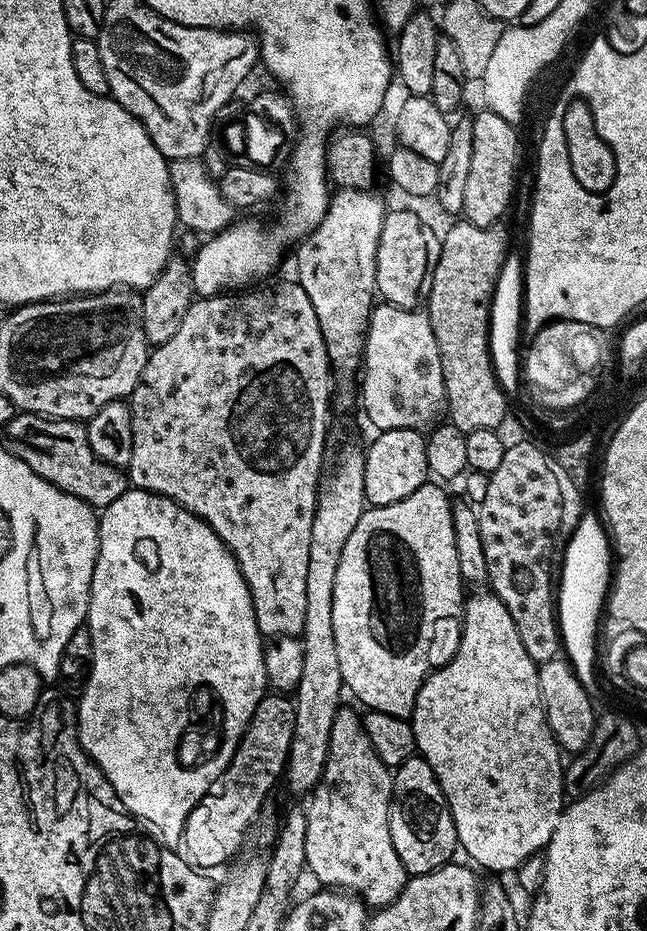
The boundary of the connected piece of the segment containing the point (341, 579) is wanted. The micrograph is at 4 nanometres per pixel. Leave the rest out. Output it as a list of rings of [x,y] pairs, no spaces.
[[[425,482],[406,498],[390,502],[386,506],[372,506],[358,518],[358,526],[350,534],[346,547],[342,550],[342,562],[338,562],[338,575],[334,578],[334,643],[338,645],[338,666],[342,670],[345,689],[353,692],[365,705],[365,709],[391,716],[411,717],[418,690],[429,674],[428,651],[432,648],[432,628],[438,620],[448,620],[451,616],[459,617],[466,599],[466,585],[458,570],[458,546],[454,546],[453,501],[436,482]]]

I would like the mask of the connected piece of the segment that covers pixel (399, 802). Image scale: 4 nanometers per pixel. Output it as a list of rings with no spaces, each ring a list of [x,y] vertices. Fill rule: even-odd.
[[[419,754],[411,756],[395,769],[392,777],[392,807],[388,810],[390,838],[394,838],[394,850],[408,871],[409,877],[433,872],[449,863],[458,852],[454,818],[448,809],[446,798],[438,786],[434,770],[430,770]]]

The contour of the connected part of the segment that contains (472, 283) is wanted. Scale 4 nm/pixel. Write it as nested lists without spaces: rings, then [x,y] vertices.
[[[460,218],[457,220],[458,220],[457,224],[452,224],[449,226],[448,233],[446,231],[443,233],[443,236],[440,242],[440,257],[438,258],[438,266],[434,266],[434,282],[430,286],[430,294],[428,295],[428,299],[426,301],[426,315],[427,315],[428,321],[430,322],[430,326],[434,330],[434,338],[438,342],[438,354],[442,358],[442,378],[444,379],[444,393],[446,394],[446,398],[448,399],[448,403],[446,405],[447,419],[454,426],[458,426],[458,430],[462,430],[464,433],[467,434],[469,432],[473,432],[474,430],[490,430],[491,428],[497,429],[499,426],[499,423],[502,422],[504,416],[510,412],[510,406],[508,406],[508,403],[510,403],[510,400],[509,400],[509,397],[505,395],[503,389],[500,387],[499,378],[496,376],[496,369],[493,368],[491,350],[489,348],[489,320],[491,318],[492,296],[495,294],[495,286],[499,280],[500,271],[502,271],[503,269],[504,259],[506,256],[508,256],[510,252],[510,247],[508,247],[508,232],[506,229],[504,229],[504,226],[501,226],[500,224],[491,224],[487,228],[486,226],[474,226],[472,223],[469,222],[469,220],[465,220],[463,218]]]

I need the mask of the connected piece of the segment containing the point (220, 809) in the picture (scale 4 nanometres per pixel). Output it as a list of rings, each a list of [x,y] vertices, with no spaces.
[[[266,694],[258,702],[250,722],[240,739],[240,745],[236,747],[236,753],[226,770],[210,786],[210,790],[190,810],[190,814],[184,823],[184,834],[182,837],[182,855],[190,867],[201,870],[212,870],[208,868],[223,869],[239,852],[241,844],[244,843],[248,829],[256,823],[260,809],[265,807],[268,795],[272,787],[284,775],[284,769],[288,767],[288,755],[290,754],[290,742],[294,738],[294,714],[296,713],[295,703],[284,696],[272,696]]]

